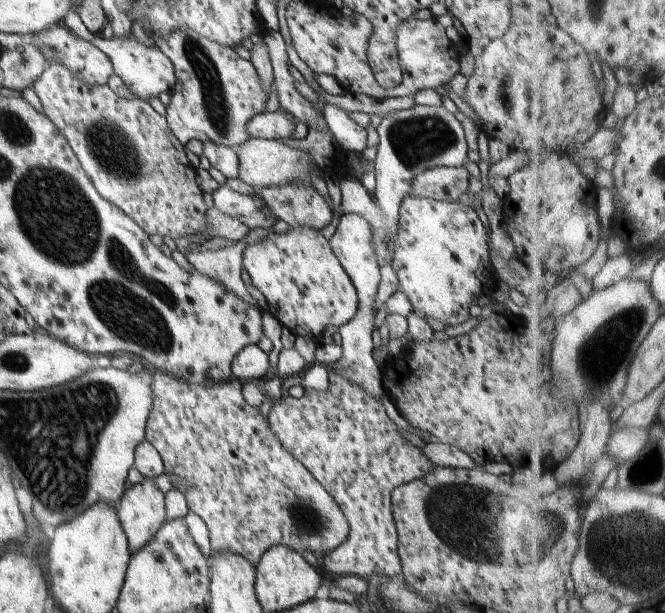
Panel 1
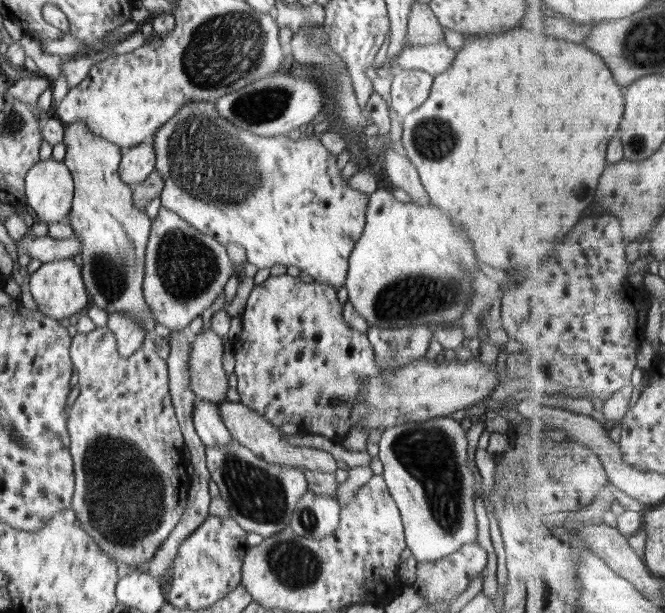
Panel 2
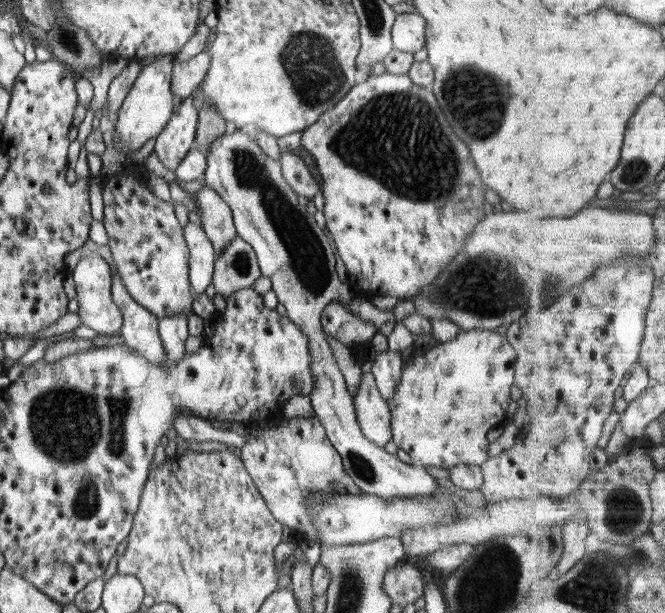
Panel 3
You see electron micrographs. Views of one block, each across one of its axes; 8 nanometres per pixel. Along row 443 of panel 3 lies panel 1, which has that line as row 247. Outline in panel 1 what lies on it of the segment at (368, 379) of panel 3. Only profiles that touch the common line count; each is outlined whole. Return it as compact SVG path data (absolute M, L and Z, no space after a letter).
M416 105L410 110L392 111L383 118L377 128L380 135L378 154L374 162L376 190L369 194L360 180L343 180L341 213L362 216L371 227L371 242L379 264L393 260L388 242L397 233L399 207L410 194L413 179L433 167L460 167L467 158L467 143L464 130L455 116L441 105L438 107Z

